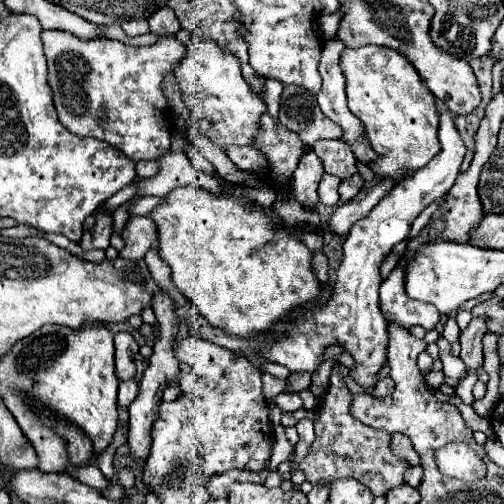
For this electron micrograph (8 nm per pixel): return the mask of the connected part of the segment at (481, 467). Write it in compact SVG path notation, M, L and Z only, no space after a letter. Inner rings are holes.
M446 444L438 450L438 470L450 478L474 482L484 478L486 464L466 444Z

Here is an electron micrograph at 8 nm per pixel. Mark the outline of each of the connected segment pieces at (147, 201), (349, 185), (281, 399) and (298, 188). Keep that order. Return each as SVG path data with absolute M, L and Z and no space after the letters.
M146 196L137 200L129 208L131 216L144 216L149 214L156 206L160 205L162 198L154 196Z
M360 174L344 178L344 180L342 180L342 184L340 184L340 198L342 198L344 202L352 200L352 198L362 190L362 186L364 186L364 180L362 180L362 176L360 176Z
M282 392L274 398L274 403L283 412L295 412L296 410L303 408L303 402L294 392Z
M308 152L300 158L298 168L292 174L292 194L296 200L308 210L316 208L320 204L318 196L318 184L322 180L322 162L316 158L314 152Z

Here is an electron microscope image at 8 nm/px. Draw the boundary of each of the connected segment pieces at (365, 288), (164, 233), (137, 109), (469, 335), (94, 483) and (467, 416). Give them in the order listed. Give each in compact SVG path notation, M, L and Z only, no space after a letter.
M446 110L440 112L440 130L438 140L442 144L440 154L428 162L420 172L414 176L400 180L378 204L372 208L372 212L356 222L350 228L350 234L344 242L344 260L338 268L338 280L332 286L332 298L326 306L318 306L314 310L308 310L302 320L296 322L292 330L286 332L286 336L276 342L274 346L266 346L262 356L268 362L278 362L290 368L292 372L308 370L314 372L318 364L322 362L320 356L326 346L340 344L344 346L352 358L356 360L356 368L352 370L352 378L364 386L370 388L376 384L376 372L386 364L386 344L388 344L388 330L386 330L386 318L380 312L380 300L378 290L382 284L380 266L386 260L388 252L398 244L404 242L410 234L410 226L414 218L434 200L444 196L456 182L460 174L460 164L466 154L464 142L460 138L460 132L454 124L454 116Z
M188 186L188 188L176 188L172 194L168 194L166 202L162 206L158 206L152 214L150 214L158 226L158 240L160 240L160 256L164 262L168 262L168 266L172 268L172 280L176 284L176 288L186 294L196 306L198 310L202 312L202 316L218 330L226 332L226 334L234 334L234 336L240 336L240 338L258 338L258 336L266 336L282 318L286 318L290 312L294 312L296 308L308 304L308 302L316 302L320 300L320 292L322 292L322 286L320 282L316 280L316 274L312 272L312 252L306 248L304 242L300 242L298 238L294 236L288 236L284 226L272 227L266 225L266 220L280 220L276 216L276 212L272 208L248 208L244 204L238 204L236 200L232 198L224 198L224 196L212 196L210 192L206 192L204 188L200 186Z
M62 30L42 32L48 58L48 84L60 122L78 136L94 136L122 150L132 160L156 160L170 148L172 114L162 80L174 72L186 46L174 36L160 38L154 46L128 46L118 40L80 40Z
M472 318L468 328L460 334L460 344L462 344L460 358L466 364L466 374L470 374L482 366L482 338L486 334L486 328L488 328L488 324L484 324L484 320Z
M95 462L87 466L70 466L70 468L66 469L65 473L98 490L103 490L111 485L110 481L103 476Z
M436 390L437 399L442 403L450 403L458 408L467 426L474 431L481 431L488 438L493 437L494 433L487 418L477 415L471 405L466 405L458 396L447 396Z

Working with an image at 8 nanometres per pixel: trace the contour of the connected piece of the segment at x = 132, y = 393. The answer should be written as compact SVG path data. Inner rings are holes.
M135 379L122 381L118 389L118 418L119 424L125 426L129 421L128 407L139 392L138 382Z

